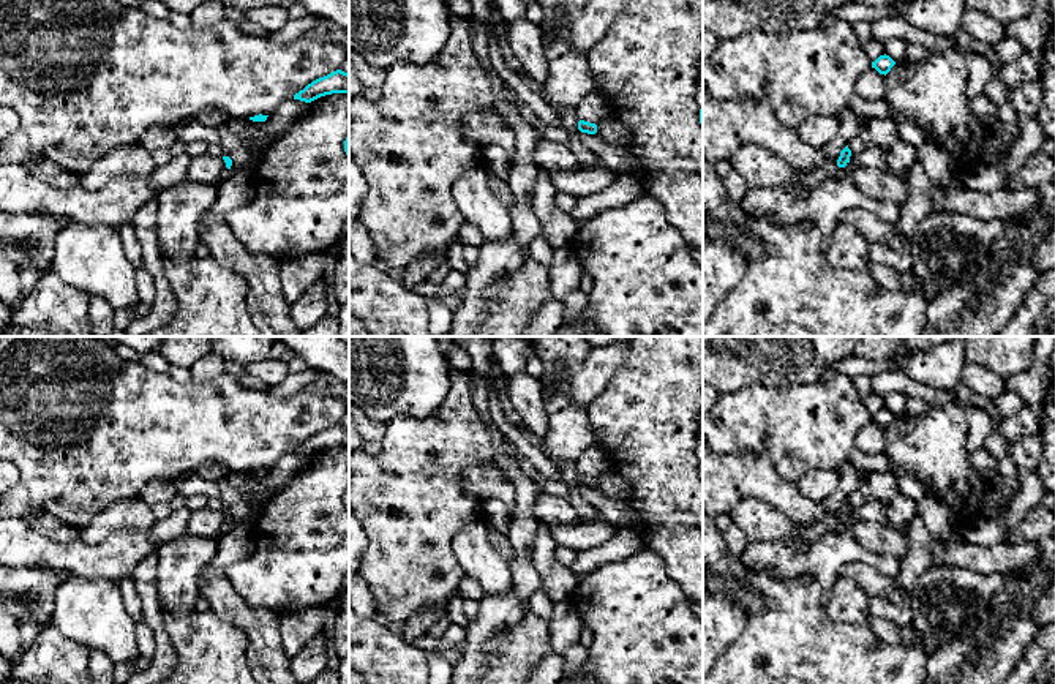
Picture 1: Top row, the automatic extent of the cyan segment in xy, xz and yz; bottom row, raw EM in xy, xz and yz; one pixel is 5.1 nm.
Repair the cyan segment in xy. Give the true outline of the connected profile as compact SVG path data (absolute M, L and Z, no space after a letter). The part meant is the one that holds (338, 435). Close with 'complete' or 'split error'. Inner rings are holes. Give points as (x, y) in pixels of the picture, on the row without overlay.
M336 423L324 431L308 438L303 444L294 449L294 453L311 457L321 450L332 447L349 447L349 428Z; complete

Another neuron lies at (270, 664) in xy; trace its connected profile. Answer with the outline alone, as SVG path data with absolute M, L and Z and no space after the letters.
M212 564L201 575L199 594L221 621L245 633L246 660L257 684L300 684L291 671L291 656L281 643L276 613L250 607Z

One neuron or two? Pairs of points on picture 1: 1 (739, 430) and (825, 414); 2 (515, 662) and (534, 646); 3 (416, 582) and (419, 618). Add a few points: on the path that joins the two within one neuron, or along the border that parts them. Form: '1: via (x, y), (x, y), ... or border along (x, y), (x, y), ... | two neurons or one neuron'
1: via (760, 422), (804, 422) | one neuron
2: via (520, 657), (529, 648) | one neuron
3: border along (449, 597), (441, 605), (419, 608), (403, 624) | two neurons

